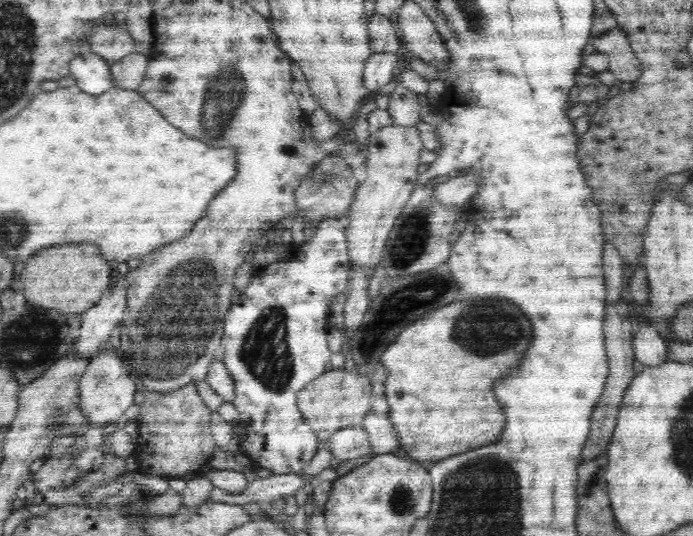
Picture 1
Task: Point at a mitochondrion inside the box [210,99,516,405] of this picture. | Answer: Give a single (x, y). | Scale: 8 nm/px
(266, 353)

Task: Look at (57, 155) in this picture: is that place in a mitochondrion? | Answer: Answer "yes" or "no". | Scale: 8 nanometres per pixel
no

